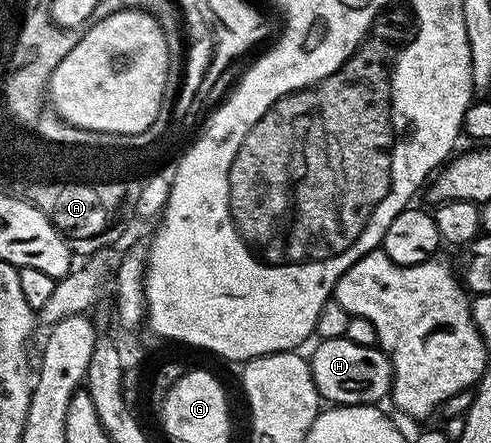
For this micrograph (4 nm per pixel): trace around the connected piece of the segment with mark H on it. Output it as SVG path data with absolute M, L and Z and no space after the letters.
M346 337L320 339L314 345L315 352L309 355L309 362L320 400L340 407L366 407L390 396L391 359L378 346L357 345Z

